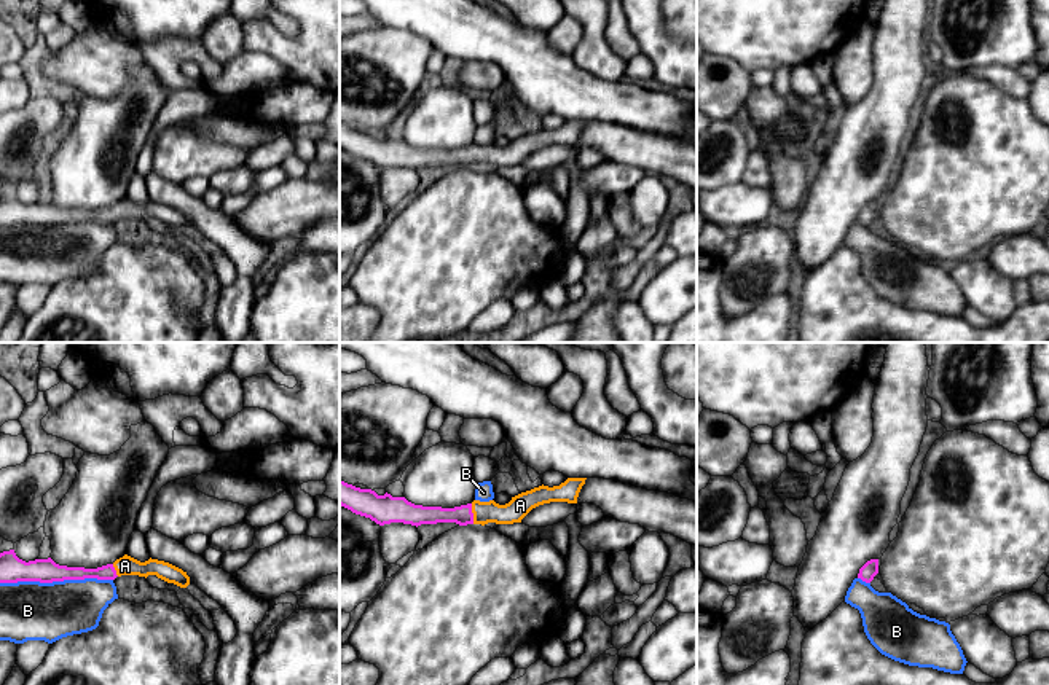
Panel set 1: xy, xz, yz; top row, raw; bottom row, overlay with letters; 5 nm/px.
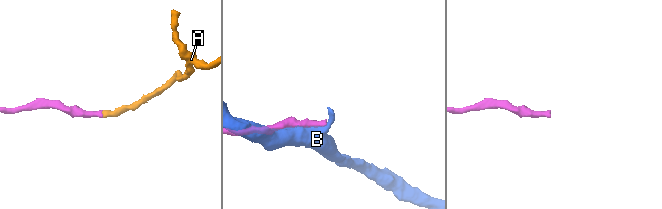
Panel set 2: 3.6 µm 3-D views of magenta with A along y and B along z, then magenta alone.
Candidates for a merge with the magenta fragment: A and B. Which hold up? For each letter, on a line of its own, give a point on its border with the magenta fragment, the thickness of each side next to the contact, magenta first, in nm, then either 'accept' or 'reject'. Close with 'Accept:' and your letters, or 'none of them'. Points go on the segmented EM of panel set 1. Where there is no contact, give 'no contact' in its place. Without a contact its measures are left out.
A: meets magenta in xz at (472, 513); 100 nm thick on the magenta side, 110 nm on the other; accept
B: meets magenta in xy at (56, 580); 130 nm thick on the magenta side, 300 nm on the other; reject
Accept: A

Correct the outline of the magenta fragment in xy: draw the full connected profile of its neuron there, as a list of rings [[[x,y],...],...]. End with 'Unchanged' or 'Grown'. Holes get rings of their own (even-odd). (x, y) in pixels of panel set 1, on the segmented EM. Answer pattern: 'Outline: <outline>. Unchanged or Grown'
Outline: [[[14,550],[0,553],[0,583],[53,583],[84,578],[115,580],[121,575],[139,575],[145,578],[148,575],[156,575],[158,578],[167,583],[174,583],[180,588],[187,588],[190,585],[190,577],[187,575],[187,572],[169,562],[151,558],[145,562],[140,562],[124,554],[113,564],[107,564],[97,569],[84,569],[59,566],[51,558],[26,562],[16,556]]]. Grown

